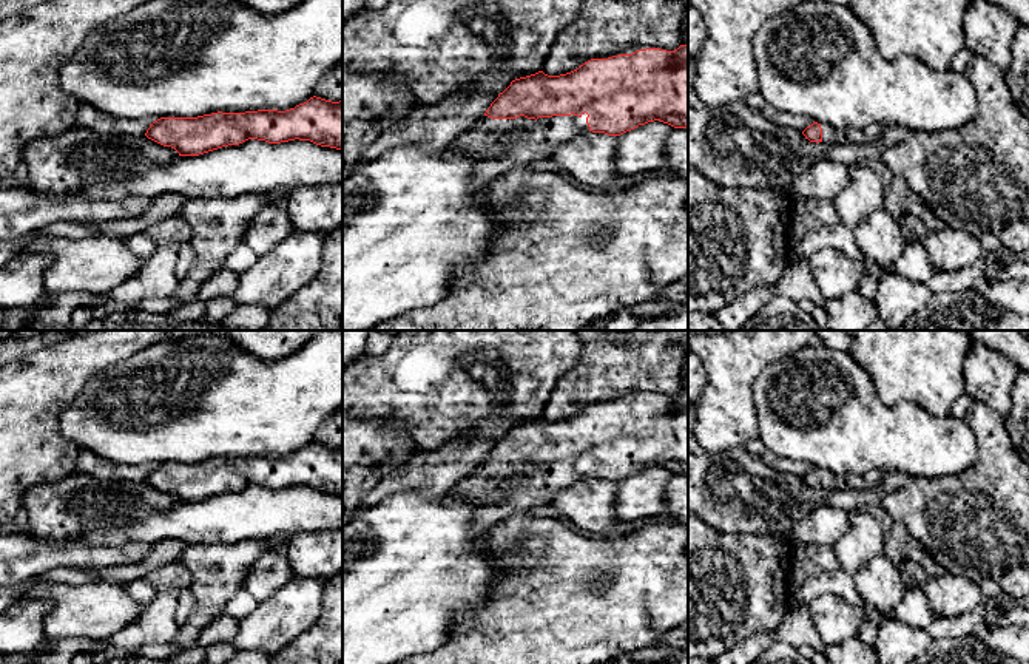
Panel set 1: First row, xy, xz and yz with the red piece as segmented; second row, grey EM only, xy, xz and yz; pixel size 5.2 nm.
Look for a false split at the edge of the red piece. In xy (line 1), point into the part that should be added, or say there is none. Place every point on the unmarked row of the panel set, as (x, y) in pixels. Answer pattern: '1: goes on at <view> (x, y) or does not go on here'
1: does not go on here

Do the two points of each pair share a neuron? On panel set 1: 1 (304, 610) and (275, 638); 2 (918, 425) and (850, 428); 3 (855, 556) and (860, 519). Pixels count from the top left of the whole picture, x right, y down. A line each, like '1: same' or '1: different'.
1: same
2: same
3: same

